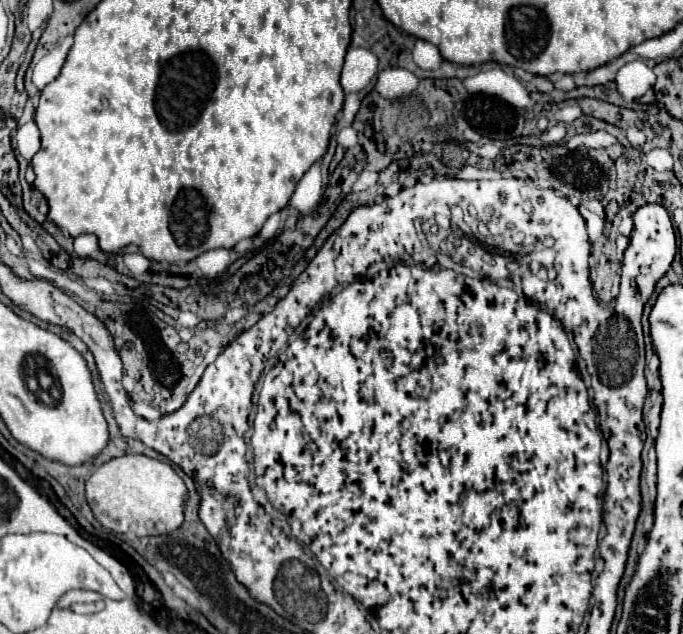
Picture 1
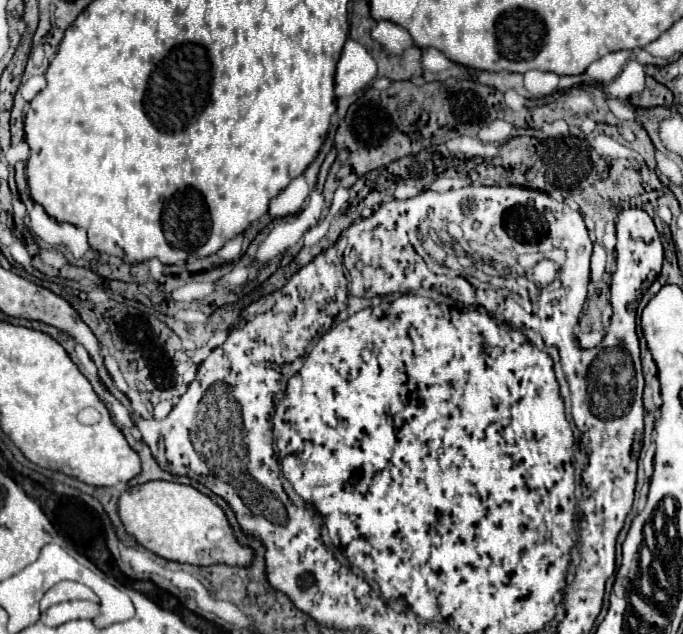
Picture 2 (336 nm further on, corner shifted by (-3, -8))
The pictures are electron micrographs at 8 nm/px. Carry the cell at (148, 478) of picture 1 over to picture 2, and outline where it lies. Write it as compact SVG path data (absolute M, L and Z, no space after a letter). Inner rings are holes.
M162 480L132 486L120 496L118 514L126 532L160 558L194 566L228 564L238 568L246 568L254 560L254 550L236 540L224 510L192 486Z

